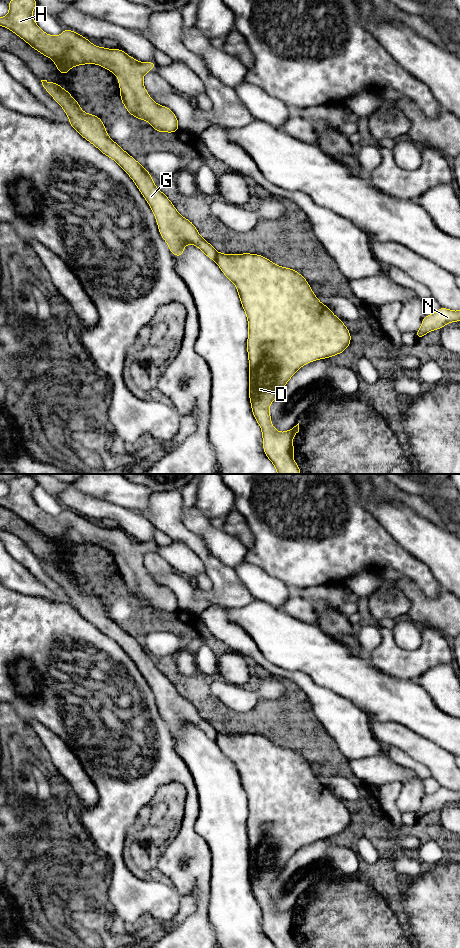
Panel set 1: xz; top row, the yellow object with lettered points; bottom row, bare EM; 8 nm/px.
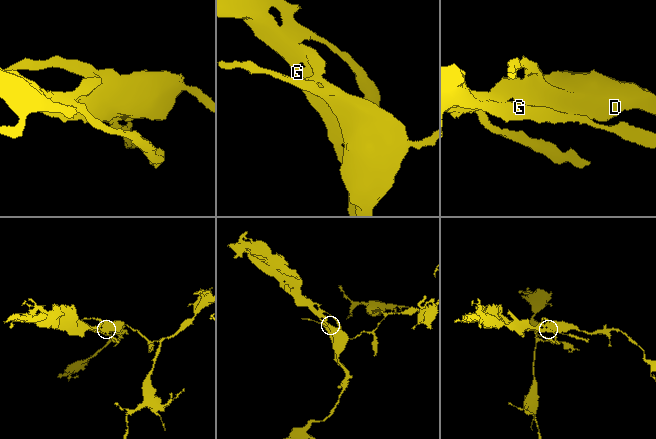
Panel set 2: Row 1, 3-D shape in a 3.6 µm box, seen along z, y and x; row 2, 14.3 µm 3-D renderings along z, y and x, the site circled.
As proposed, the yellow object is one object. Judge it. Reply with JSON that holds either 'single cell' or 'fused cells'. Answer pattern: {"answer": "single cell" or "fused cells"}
{"answer": "single cell"}

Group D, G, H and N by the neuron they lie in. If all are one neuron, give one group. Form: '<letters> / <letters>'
D G H N

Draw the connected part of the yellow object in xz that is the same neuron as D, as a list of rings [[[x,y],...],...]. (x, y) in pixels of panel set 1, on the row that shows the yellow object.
[[[41,80],[41,82],[44,89],[62,107],[69,118],[68,123],[73,129],[99,149],[104,155],[113,159],[133,180],[149,204],[155,216],[160,235],[168,244],[170,252],[176,257],[181,257],[184,247],[187,244],[192,244],[198,247],[208,258],[215,261],[226,278],[234,283],[248,321],[248,340],[246,345],[249,361],[249,399],[254,419],[257,421],[262,431],[264,453],[273,463],[277,474],[301,474],[300,467],[293,458],[295,447],[292,443],[293,438],[299,432],[299,423],[288,431],[277,431],[271,423],[269,406],[276,400],[287,382],[301,367],[310,362],[327,359],[344,352],[351,343],[349,329],[344,325],[341,319],[333,314],[327,305],[319,301],[317,296],[313,293],[308,281],[294,269],[276,265],[259,254],[224,254],[217,252],[209,242],[200,236],[194,224],[183,217],[176,210],[169,198],[156,187],[151,174],[145,167],[109,137],[105,129],[105,124],[98,116],[85,113],[69,91],[61,87],[61,82],[59,85],[54,82],[48,82],[47,80]]]

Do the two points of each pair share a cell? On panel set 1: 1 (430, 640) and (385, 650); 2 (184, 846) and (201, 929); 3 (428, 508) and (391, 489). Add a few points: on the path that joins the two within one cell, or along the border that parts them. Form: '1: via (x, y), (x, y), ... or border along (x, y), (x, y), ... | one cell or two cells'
1: via (420, 652), (416, 656), (397, 656) | one cell
2: via (193, 867), (202, 893), (202, 908) | one cell
3: via (419, 504), (400, 496) | one cell

